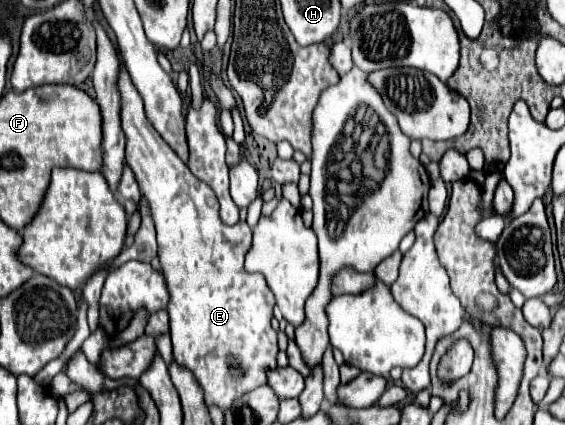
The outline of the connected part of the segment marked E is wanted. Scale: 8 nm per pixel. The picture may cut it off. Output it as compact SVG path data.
M120 69L118 81L122 93L122 129L126 135L126 161L136 175L140 191L150 203L152 219L158 233L158 257L170 287L170 335L174 347L174 361L180 367L186 367L196 377L198 385L204 391L204 403L208 407L216 405L228 409L234 399L254 391L260 385L266 385L266 373L276 369L278 341L276 331L270 325L274 295L268 289L260 273L248 273L244 269L244 257L252 245L252 229L248 223L224 225L218 217L218 199L214 191L196 179L174 149L152 129L146 121L142 97L130 81L126 69Z

